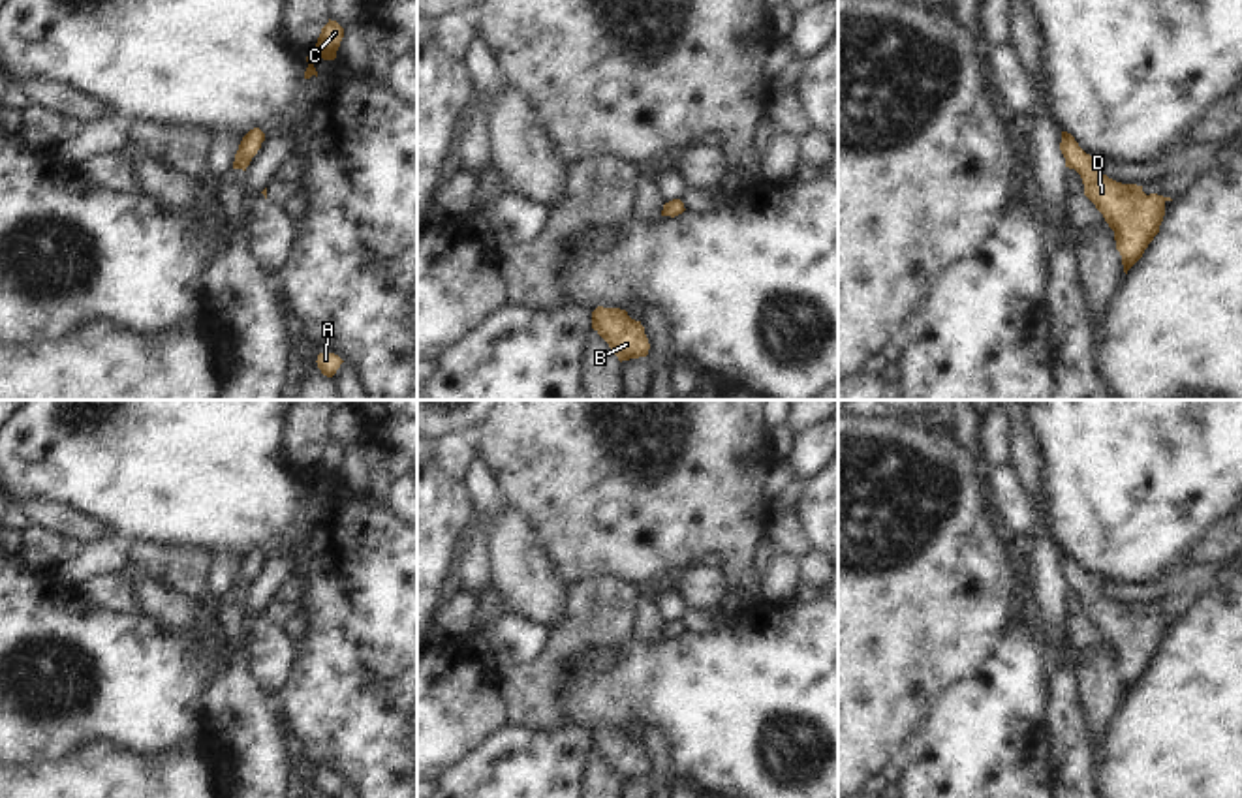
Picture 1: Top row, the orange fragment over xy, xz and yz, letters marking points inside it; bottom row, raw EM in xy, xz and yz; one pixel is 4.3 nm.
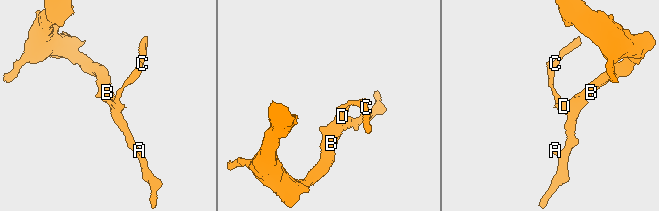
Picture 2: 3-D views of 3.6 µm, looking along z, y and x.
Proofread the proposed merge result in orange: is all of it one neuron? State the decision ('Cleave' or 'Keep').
Keep

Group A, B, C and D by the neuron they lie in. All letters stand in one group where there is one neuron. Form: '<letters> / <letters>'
A B C D

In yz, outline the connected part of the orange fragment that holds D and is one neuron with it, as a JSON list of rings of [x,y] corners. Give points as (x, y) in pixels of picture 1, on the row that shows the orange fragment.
[[[1062,131],[1060,150],[1065,158],[1065,167],[1080,175],[1084,195],[1114,231],[1116,250],[1122,255],[1124,272],[1127,274],[1159,233],[1165,203],[1172,199],[1157,193],[1146,195],[1142,186],[1109,178],[1095,169],[1092,156],[1067,131]]]

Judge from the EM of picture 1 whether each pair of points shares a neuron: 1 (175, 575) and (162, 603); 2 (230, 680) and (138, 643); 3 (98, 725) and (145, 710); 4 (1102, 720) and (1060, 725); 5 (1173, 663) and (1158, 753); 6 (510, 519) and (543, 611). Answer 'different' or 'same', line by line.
1: different
2: different
3: same
4: different
5: same
6: same

